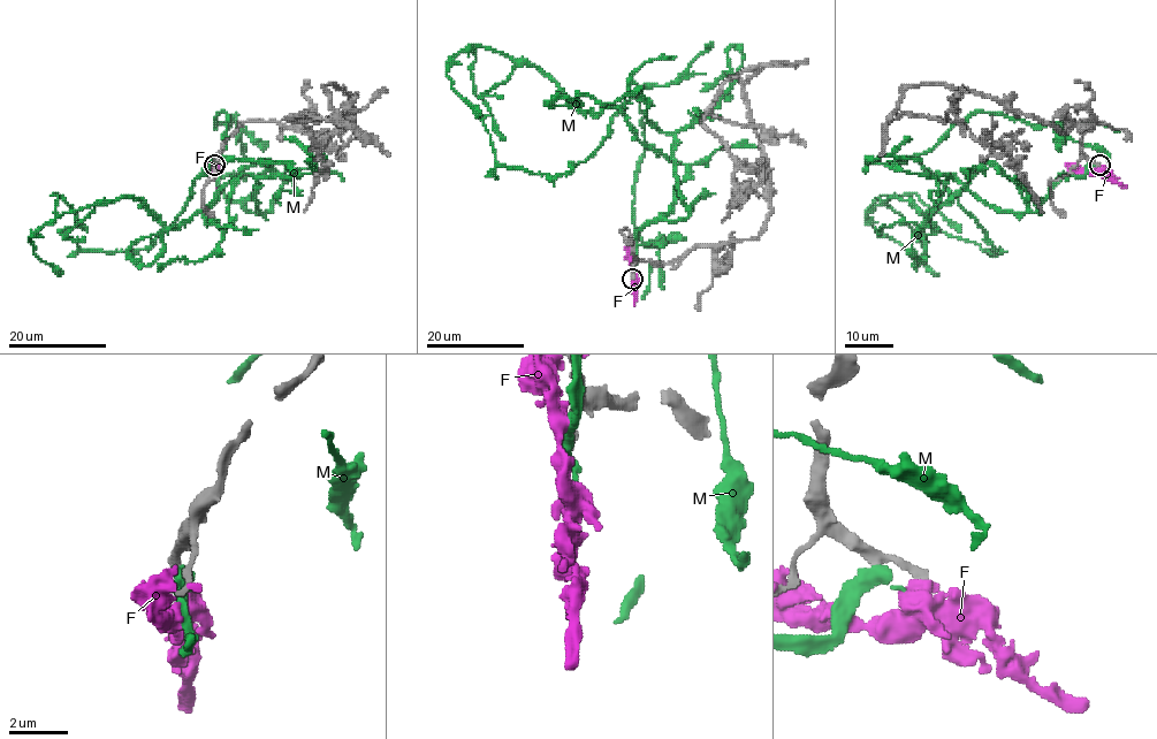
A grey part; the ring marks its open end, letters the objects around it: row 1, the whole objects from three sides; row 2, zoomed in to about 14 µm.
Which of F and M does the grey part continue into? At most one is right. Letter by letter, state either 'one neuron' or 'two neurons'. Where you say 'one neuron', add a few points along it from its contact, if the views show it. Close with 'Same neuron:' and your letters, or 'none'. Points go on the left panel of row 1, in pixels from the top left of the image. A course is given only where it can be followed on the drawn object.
F: two neurons
M: two neurons
Same neuron: none

